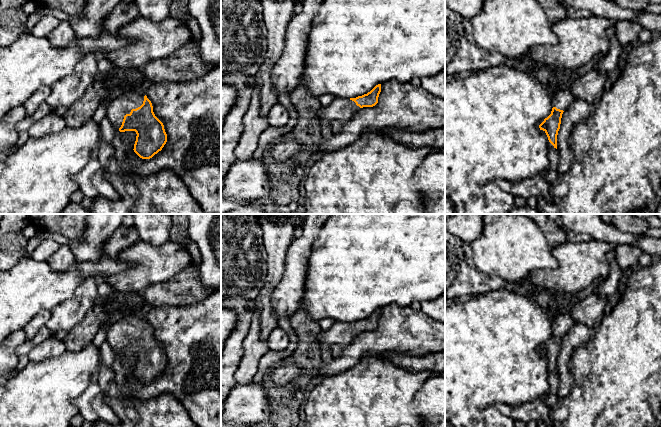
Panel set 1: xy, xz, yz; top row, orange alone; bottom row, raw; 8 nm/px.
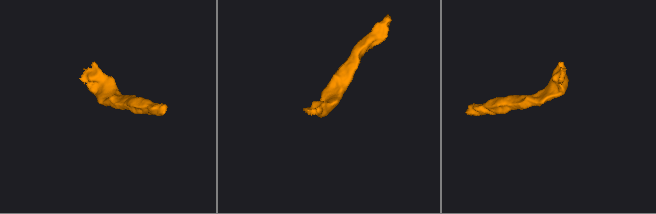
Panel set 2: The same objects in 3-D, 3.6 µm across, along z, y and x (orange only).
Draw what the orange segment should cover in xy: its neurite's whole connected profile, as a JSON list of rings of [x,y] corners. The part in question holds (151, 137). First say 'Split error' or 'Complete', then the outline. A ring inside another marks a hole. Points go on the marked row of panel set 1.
Split error. [[[123,92],[112,100],[107,96],[106,117],[120,132],[135,131],[134,152],[142,159],[150,159],[167,142],[163,123],[155,116],[151,101],[137,92]]]

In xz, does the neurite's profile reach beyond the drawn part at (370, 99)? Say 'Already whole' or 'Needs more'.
Needs more

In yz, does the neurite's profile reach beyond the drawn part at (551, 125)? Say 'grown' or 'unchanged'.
grown

